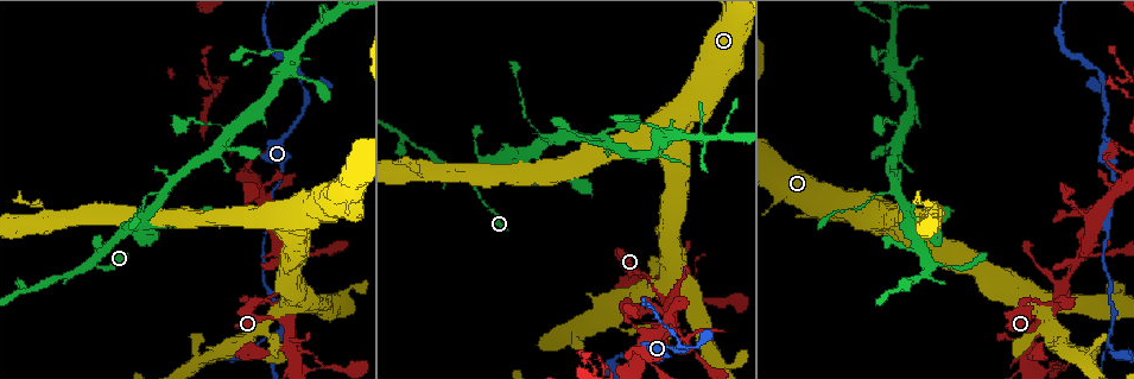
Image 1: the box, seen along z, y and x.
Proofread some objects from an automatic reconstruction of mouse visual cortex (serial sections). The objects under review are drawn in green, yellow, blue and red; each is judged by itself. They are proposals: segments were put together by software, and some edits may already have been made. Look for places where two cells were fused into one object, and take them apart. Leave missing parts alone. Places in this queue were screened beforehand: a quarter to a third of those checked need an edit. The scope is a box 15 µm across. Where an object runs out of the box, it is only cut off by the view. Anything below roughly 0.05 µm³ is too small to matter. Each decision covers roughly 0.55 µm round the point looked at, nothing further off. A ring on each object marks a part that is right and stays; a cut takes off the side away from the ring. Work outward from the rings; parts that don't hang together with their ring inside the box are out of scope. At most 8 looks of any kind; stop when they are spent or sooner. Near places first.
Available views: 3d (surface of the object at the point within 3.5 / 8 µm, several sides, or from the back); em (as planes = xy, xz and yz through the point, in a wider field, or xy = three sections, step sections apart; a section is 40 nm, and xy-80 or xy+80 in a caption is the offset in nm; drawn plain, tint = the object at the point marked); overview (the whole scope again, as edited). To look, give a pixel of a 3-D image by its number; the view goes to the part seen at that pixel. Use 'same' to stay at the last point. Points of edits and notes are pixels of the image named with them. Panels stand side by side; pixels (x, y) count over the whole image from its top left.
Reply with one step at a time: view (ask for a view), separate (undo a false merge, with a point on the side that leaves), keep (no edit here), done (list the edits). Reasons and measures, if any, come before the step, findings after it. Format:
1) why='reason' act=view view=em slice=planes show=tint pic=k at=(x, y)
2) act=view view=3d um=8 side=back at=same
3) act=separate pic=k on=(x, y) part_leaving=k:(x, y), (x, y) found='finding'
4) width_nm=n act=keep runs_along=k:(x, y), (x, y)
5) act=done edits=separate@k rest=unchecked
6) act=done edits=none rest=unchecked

why='narrows sharply' act=view view=3d um=3.5 side=back pic=1 at=(1084, 253)

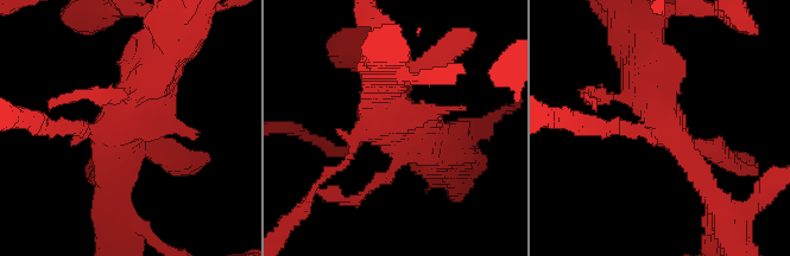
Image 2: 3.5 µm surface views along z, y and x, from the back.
why='now the EM' act=view view=em slice=xy step=5 show=tint pic=2 at=(380, 119)

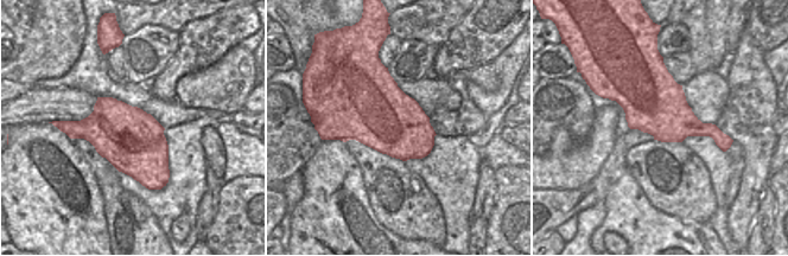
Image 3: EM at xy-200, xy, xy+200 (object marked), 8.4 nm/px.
act=keep runs_along=2:(708, 193), (665, 128), (644, 65) found='one cell here'

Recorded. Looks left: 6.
why='two arms in line, one across' act=view view=3d um=3.5 pic=1 at=(1110, 334)

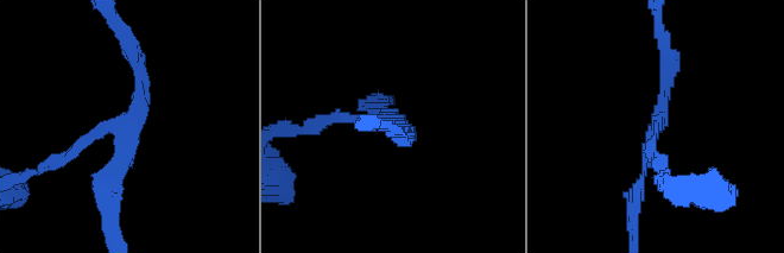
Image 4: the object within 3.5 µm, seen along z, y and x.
arms=3 arm_widths_nm=150,150,150 act=view view=em slice=xy step=3 show=tint pic=4 at=(395, 123)

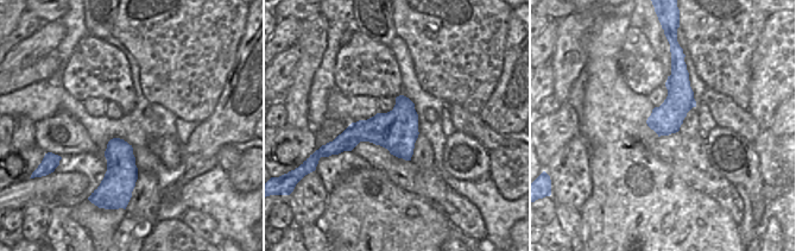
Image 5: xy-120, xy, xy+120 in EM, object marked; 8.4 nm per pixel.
act=keep runs_along=4:(133, 55), (133, 120), (56, 160) found='continuous, no second cell'

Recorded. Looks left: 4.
why='abrupt turn' act=view view=3d um=3.5 pic=1 at=(294, 365)

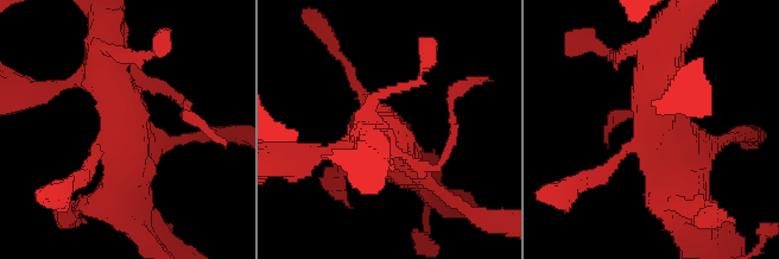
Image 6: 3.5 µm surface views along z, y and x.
why='shape alone is not enough' act=view view=em slice=xy step=2 show=tint pic=6 at=(657, 123)

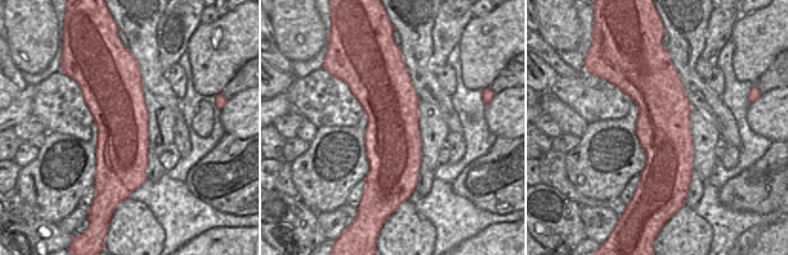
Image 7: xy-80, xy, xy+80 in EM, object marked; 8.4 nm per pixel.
width_nm=480 act=keep runs_along=6:(105, 52), (137, 143), (170, 143) found='one cell here'

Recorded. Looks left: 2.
why='calibre changes' act=view view=3d um=3.5 pic=1 at=(299, 80)

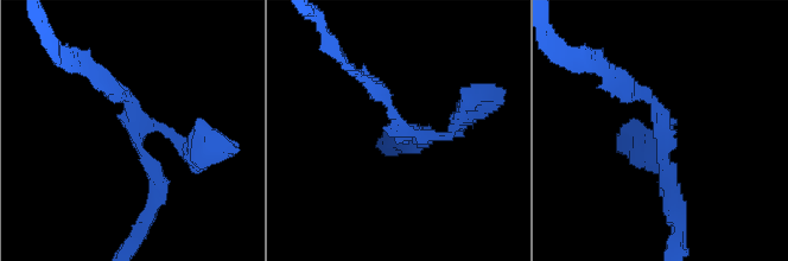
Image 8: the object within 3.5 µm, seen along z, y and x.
arms=3 arm_widths_nm=150,150,200 why='shape alone is not enough' act=view view=em slice=xy step=2 show=tint pic=8 at=(403, 131)

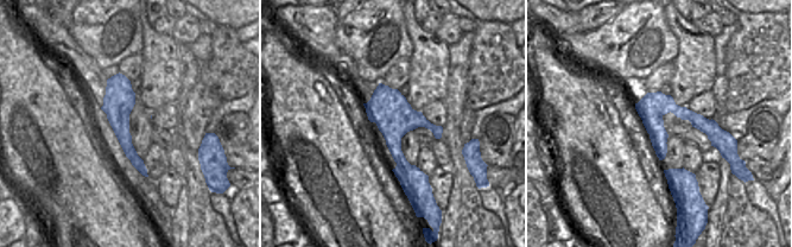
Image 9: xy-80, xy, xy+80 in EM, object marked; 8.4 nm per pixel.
width_nm=340 act=keep runs_along=8:(675, 196), (660, 112), (618, 78) found='one cell here'

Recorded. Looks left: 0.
act=done edits=none rest=unchecked

